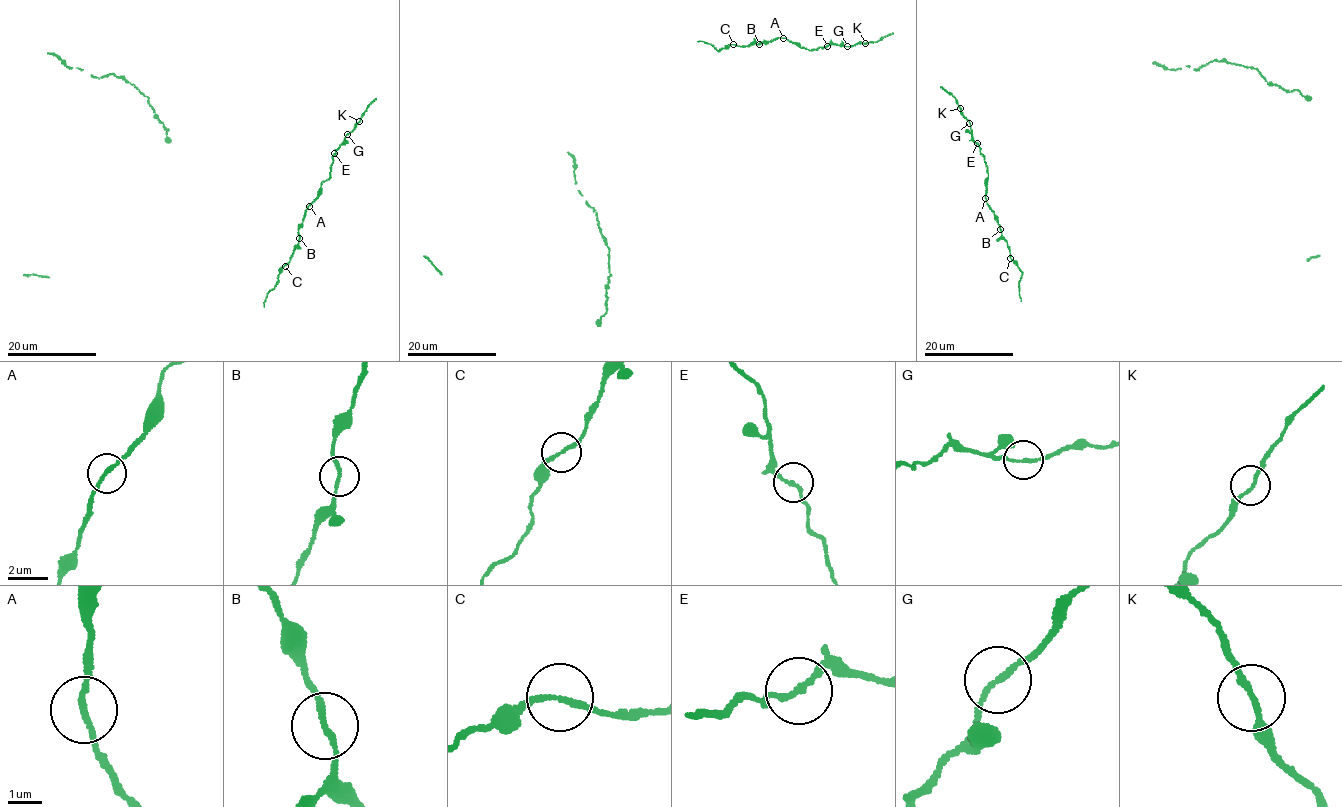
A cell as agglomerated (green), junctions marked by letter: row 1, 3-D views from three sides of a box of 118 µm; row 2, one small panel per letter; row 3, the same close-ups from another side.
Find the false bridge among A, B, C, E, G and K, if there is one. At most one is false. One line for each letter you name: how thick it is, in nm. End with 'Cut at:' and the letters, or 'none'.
Cut at: none

